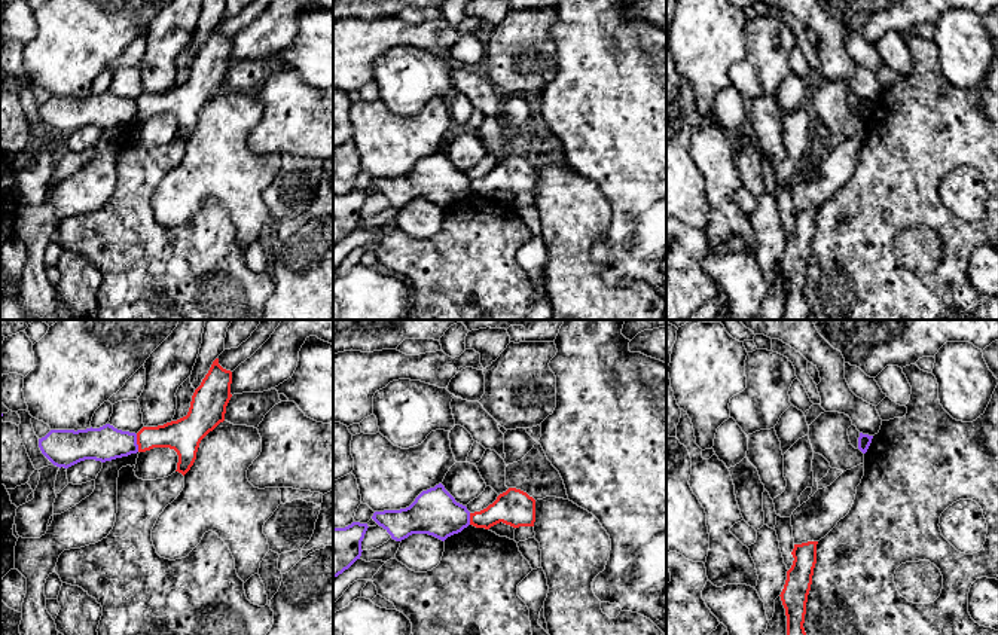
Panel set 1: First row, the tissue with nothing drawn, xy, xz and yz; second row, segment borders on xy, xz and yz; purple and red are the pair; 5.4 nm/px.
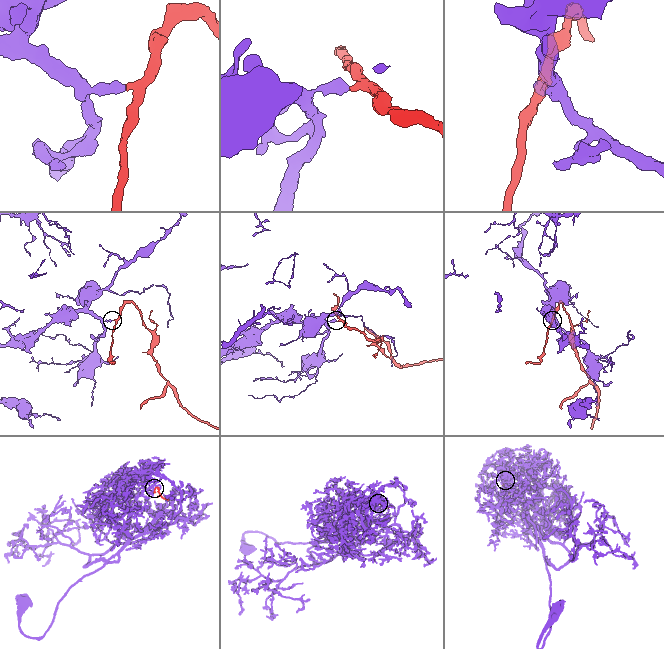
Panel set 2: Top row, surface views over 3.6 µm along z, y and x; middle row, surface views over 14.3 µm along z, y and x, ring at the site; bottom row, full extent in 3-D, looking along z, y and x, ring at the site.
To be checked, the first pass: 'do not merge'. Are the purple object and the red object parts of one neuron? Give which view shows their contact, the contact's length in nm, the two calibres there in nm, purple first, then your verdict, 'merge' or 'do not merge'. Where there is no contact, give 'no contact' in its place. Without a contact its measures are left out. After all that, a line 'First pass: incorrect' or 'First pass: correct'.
meets purple in xy; contact 100 nm long; 190 nm thick on the purple side, 170 nm on the other; do not merge
First pass: correct

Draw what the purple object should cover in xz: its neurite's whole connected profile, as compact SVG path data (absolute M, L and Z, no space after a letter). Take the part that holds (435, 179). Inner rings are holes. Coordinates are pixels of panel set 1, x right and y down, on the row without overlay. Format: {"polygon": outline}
{"polygon": "M439 150L422 158L409 174L375 178L372 186L396 208L412 201L428 201L445 208L470 192L470 178Z"}

